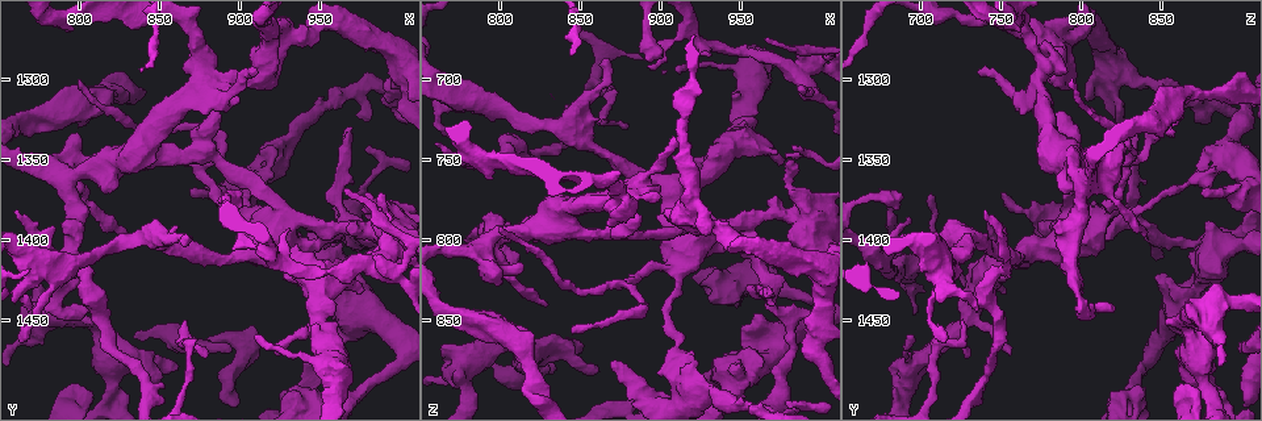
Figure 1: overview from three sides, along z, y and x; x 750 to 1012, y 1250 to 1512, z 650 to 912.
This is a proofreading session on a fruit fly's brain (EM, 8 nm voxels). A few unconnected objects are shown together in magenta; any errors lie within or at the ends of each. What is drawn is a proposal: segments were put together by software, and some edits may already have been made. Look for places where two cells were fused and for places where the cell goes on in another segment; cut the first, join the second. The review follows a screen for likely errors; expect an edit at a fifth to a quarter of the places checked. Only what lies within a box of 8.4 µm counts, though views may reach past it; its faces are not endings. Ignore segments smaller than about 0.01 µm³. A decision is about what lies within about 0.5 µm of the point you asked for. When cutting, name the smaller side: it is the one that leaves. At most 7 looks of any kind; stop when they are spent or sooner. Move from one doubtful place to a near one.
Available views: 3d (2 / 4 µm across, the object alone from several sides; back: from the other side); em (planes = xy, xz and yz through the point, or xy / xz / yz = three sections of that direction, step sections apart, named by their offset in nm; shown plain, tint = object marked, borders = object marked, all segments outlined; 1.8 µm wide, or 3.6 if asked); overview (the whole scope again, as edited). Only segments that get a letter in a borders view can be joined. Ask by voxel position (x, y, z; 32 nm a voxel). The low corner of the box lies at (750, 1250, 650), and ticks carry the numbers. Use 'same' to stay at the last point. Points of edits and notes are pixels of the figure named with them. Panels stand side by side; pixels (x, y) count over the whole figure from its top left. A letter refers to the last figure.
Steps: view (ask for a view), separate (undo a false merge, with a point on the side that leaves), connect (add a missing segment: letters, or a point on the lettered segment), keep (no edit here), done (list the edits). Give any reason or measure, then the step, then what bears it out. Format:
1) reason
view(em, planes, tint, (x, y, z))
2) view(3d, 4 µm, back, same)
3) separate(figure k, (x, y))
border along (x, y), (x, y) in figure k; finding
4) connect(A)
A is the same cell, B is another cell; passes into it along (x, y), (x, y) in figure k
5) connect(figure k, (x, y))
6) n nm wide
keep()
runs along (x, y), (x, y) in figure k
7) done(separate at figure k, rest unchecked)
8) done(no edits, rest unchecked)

view(em, planes, plain, (910, 1294, 738))

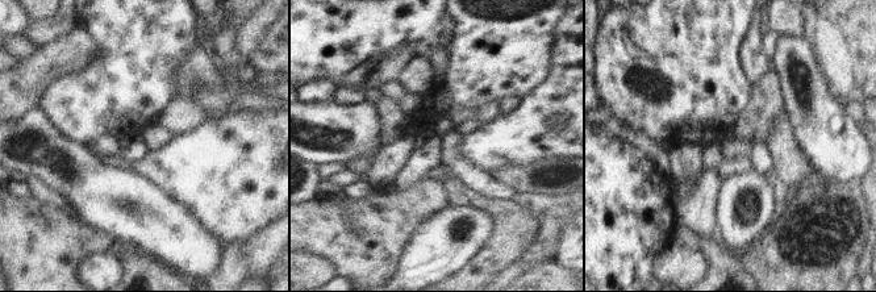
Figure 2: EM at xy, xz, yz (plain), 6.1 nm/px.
see the neighbours
view(em, planes, borders, same)

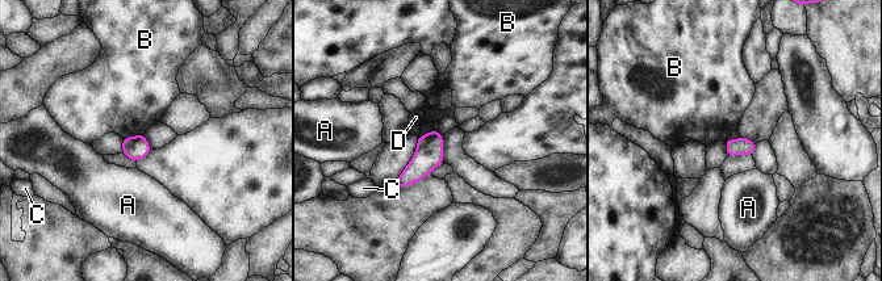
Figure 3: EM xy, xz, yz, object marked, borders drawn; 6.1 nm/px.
keep()
A, B, C and D are other cells; border along (143, 133), (122, 138) in figure 3; none of them fits

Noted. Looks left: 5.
view(em, 3.6 µm, planes, borders, (892, 1370, 670))

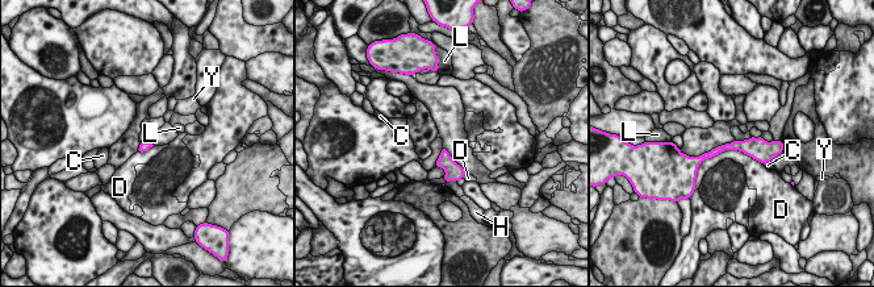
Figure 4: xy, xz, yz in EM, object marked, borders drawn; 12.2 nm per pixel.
D touches over 800 nm
keep()
C, D, H, L and Y are other cells; border along (761, 162), (723, 150), (698, 165) in figure 4; all the same cell

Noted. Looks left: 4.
view(em, planes, tint, (950, 1424, 856))

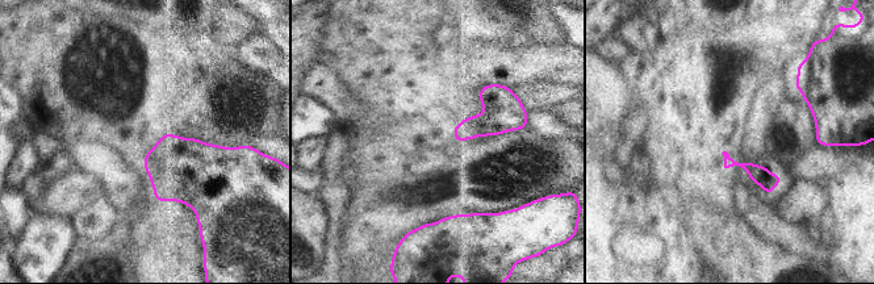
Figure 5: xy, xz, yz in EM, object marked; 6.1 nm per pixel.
see the neighbours
view(em, planes, borders, same)

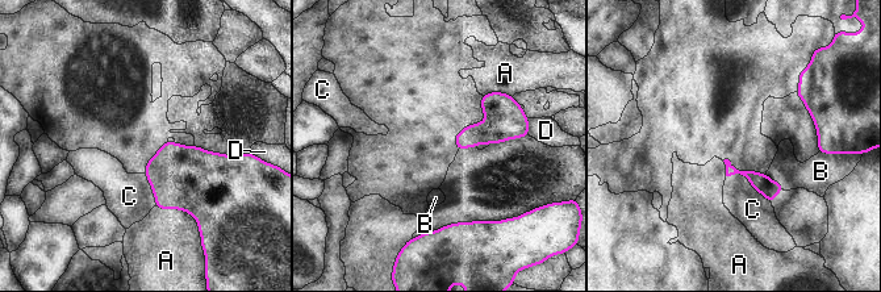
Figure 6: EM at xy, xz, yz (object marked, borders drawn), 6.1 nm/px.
keep()
A, B, C and D are other cells; border along (154, 207), (186, 211), (196, 221) in figure 6; no lettered segment goes on from it

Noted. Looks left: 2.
done(no edits, rest unchecked)

